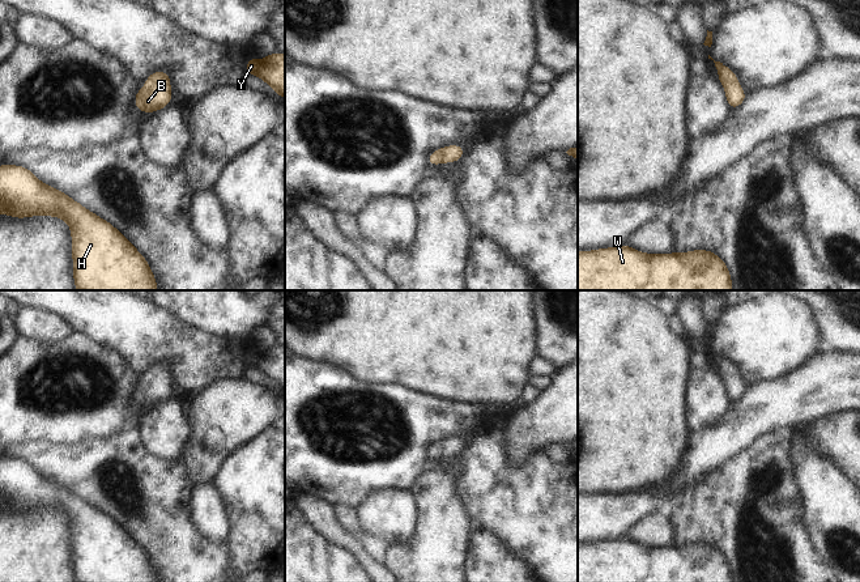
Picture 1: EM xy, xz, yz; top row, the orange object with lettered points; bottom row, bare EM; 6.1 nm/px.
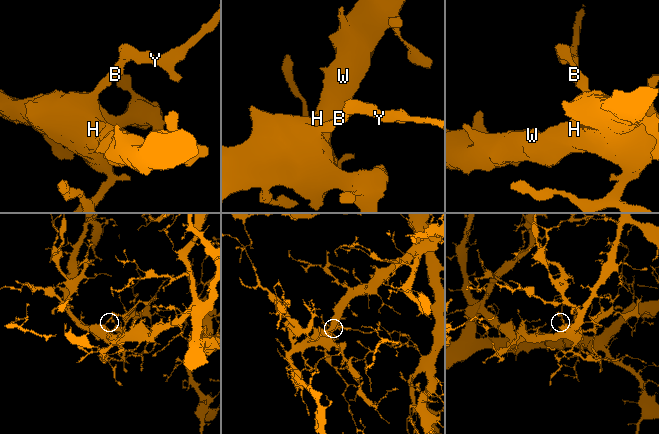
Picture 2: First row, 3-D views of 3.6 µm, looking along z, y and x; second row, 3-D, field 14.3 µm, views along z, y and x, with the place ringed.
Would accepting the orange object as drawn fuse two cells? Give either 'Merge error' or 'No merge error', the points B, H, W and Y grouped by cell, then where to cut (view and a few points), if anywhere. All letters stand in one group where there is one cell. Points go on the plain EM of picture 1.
No merge error. Groups: B H W Y. No split.

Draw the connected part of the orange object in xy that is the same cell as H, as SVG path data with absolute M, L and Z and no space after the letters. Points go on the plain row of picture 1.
M0 458L0 507L16 511L42 507L67 514L72 526L76 582L158 582L145 551L119 523L67 487L39 475L26 460Z

